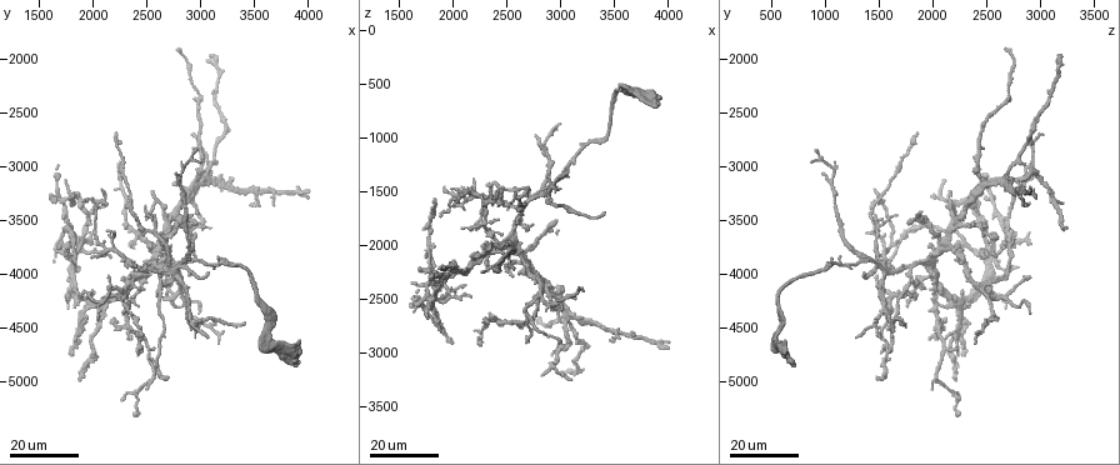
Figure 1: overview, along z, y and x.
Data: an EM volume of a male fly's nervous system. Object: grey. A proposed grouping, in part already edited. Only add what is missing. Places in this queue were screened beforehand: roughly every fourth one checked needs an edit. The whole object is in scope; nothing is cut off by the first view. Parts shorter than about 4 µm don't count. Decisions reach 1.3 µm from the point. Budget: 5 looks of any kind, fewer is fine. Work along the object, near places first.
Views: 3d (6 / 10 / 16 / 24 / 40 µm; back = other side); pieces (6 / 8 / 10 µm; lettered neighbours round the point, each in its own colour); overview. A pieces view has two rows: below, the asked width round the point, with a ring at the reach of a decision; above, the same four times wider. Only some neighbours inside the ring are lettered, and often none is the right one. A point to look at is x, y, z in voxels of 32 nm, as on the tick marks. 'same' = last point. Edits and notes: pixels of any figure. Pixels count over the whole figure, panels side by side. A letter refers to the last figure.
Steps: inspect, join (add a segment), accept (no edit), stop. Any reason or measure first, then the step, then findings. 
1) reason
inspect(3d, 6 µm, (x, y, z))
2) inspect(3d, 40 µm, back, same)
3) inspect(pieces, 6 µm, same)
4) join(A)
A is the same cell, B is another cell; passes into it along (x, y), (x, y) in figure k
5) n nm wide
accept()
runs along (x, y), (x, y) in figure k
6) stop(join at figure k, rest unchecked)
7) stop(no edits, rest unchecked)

free end
inspect(3d, 24 µm, (2980, 3420, 1900))

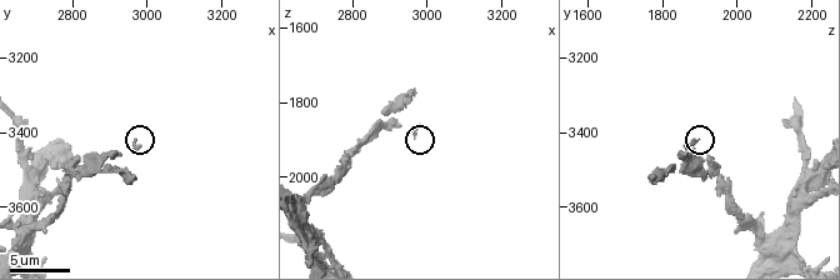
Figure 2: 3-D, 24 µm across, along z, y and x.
inspect(pieces, 6 µm, (2970, 3430, 1900))

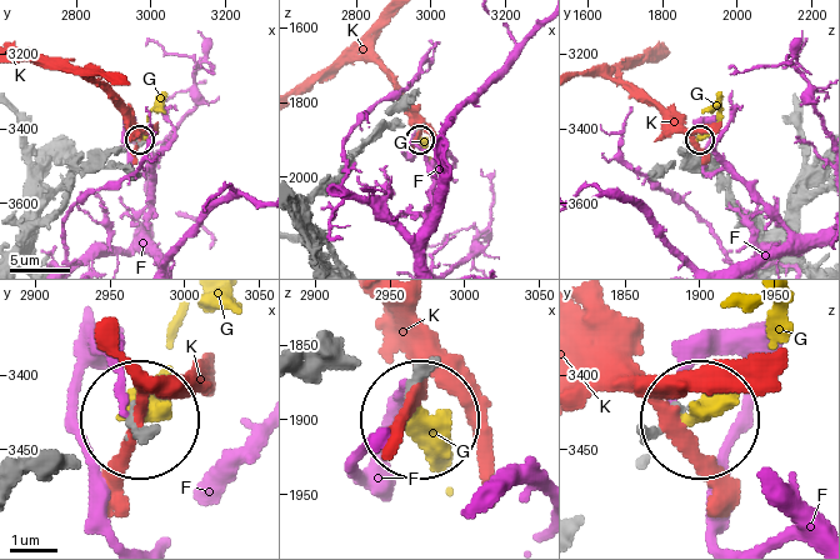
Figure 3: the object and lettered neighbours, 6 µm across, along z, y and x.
160 nm wide
join(G)
G is the same cell, F and K are other cells; passes into it along (98, 155), (138, 140), (165, 91) in figure 3; the cell continues

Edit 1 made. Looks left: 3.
inspect(overview)

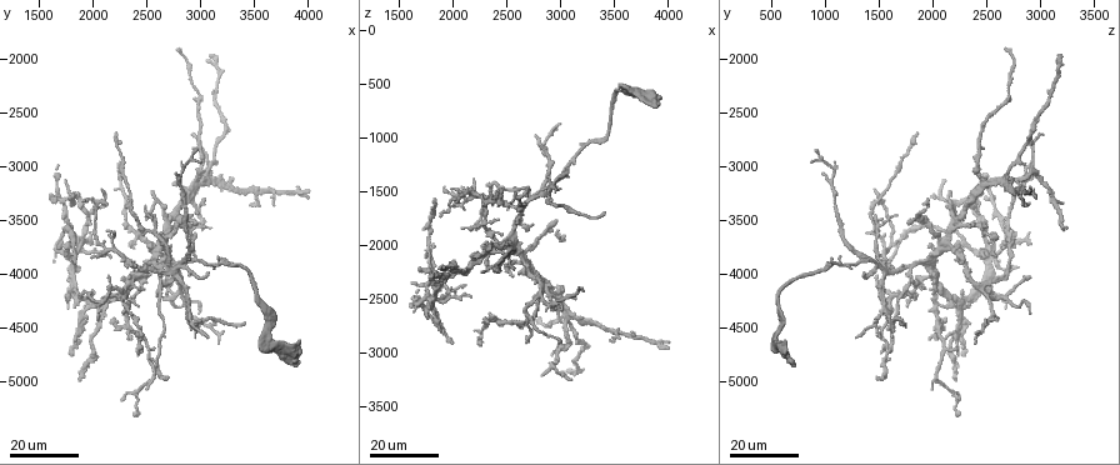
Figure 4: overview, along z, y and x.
branch stops here
inspect(3d, 16 µm, (4020, 3220, 2920))

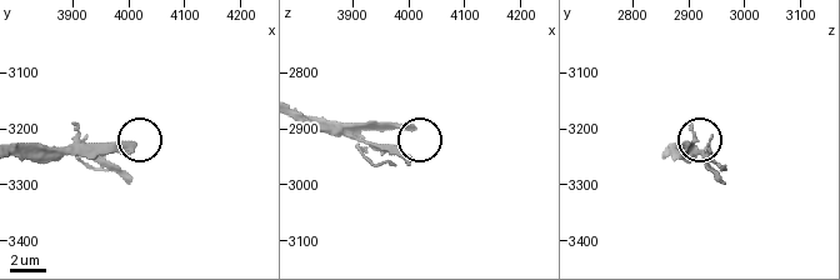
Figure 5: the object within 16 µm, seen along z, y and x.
inspect(pieces, 10 µm, (4010, 3225, 2895))

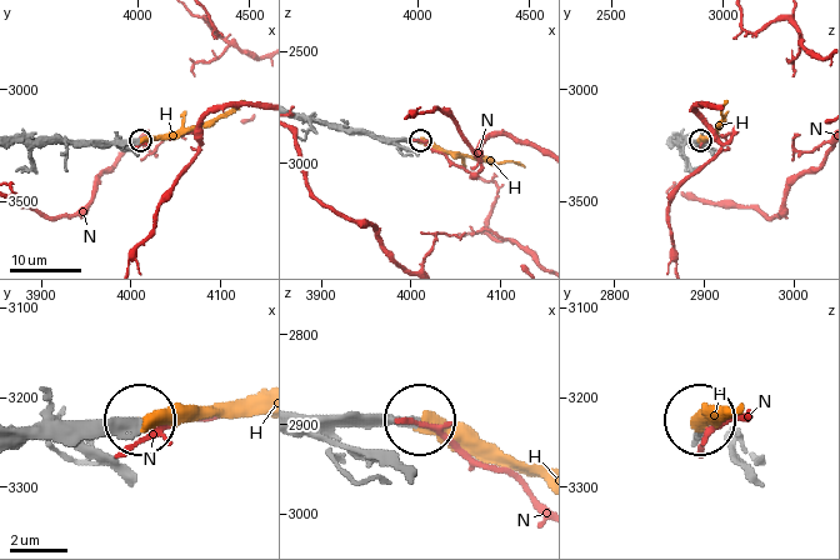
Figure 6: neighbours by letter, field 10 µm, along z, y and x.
join(H)
H is the same cell, N is another cell; passes into it along (401, 139), (524, 166) in figure 6; it goes on there

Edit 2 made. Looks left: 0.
stop(join at figure 3, join at figure 6, rest unchecked)

